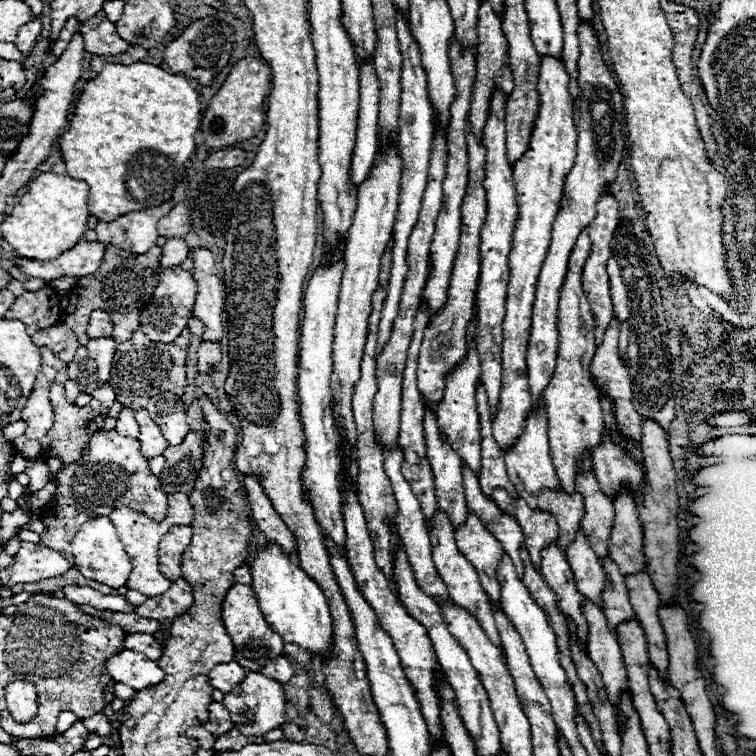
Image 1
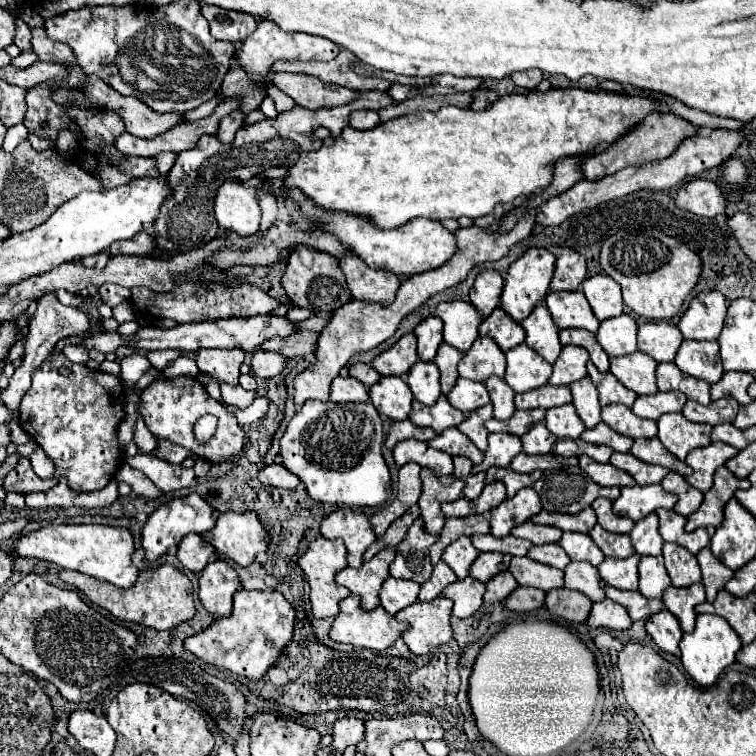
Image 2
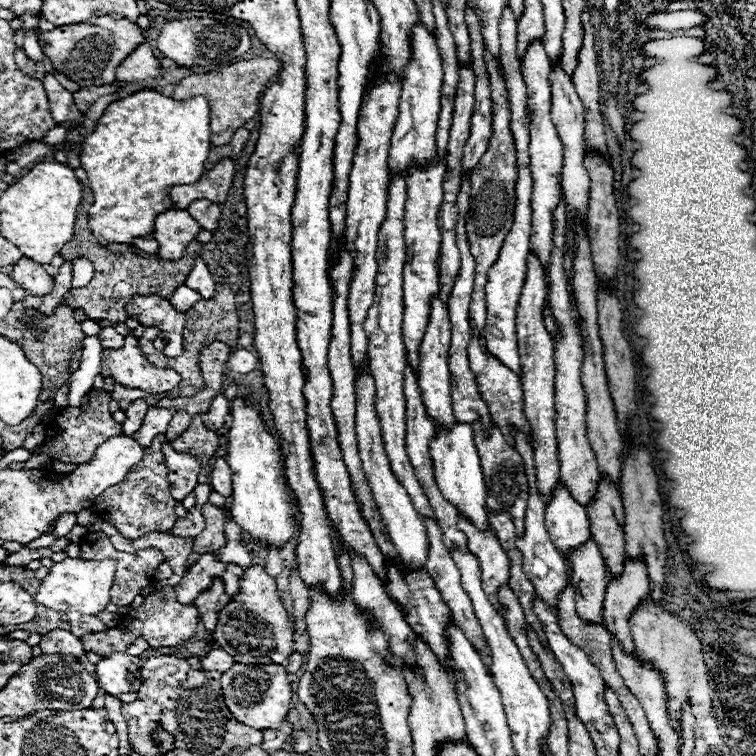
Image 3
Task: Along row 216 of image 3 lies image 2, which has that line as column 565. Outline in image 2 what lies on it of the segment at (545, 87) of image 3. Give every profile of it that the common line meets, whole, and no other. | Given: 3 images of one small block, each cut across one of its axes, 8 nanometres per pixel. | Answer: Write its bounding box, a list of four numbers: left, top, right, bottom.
[558,532,604,566]

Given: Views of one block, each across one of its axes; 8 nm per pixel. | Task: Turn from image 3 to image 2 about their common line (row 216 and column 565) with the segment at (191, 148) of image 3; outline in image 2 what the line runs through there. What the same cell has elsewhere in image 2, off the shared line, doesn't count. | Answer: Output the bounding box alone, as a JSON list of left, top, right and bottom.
[284,88,658,230]

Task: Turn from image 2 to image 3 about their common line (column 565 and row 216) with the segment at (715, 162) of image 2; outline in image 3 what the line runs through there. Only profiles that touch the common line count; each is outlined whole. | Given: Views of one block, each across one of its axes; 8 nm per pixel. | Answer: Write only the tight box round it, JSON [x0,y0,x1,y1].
[186,200,220,232]

